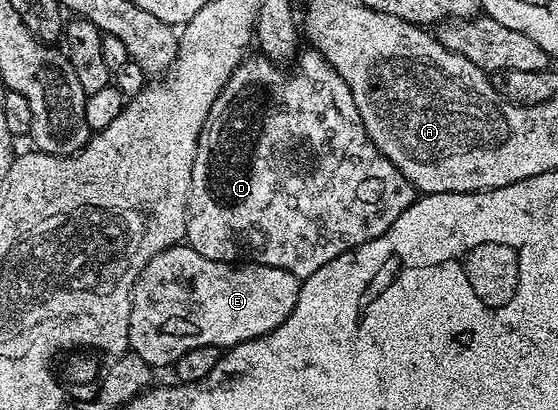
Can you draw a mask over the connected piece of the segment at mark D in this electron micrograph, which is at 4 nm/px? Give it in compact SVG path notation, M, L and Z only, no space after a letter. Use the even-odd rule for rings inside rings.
M315 50L307 51L301 51L295 57L296 69L293 72L284 72L288 70L273 64L266 56L249 55L236 67L234 74L218 94L218 98L208 115L208 121L204 123L204 131L200 134L200 141L196 147L196 157L194 158L194 170L192 171L193 185L199 186L198 192L201 194L200 197L198 194L188 206L186 243L198 254L202 254L211 260L225 262L245 260L253 264L274 266L286 270L298 278L303 278L314 274L314 270L322 270L322 266L334 262L334 258L338 258L342 254L352 251L353 248L357 248L360 244L365 244L367 240L372 240L375 236L380 236L386 230L390 230L393 220L385 214L379 204L368 204L368 208L372 208L372 212L368 212L368 208L358 210L356 188L352 188L352 180L356 180L356 172L352 172L352 160L344 160L344 148L348 148L348 140L365 140L368 137L362 118L358 114L358 106L354 106L354 94L350 94L350 86L346 86L344 79L332 69L330 62L326 62L323 54ZM302 142L312 150L314 156L316 170L313 176L306 176L300 172L288 173L288 168L284 165L282 156L287 150L288 144L300 144Z

